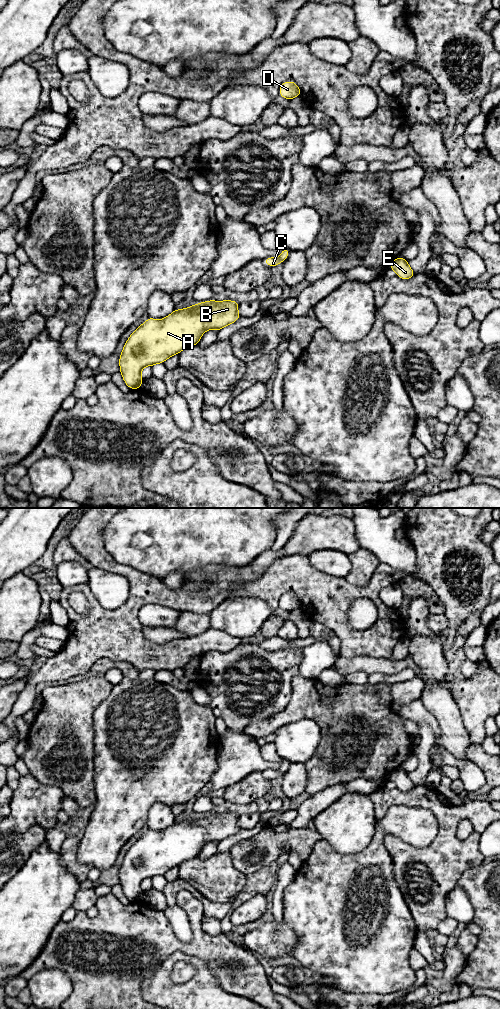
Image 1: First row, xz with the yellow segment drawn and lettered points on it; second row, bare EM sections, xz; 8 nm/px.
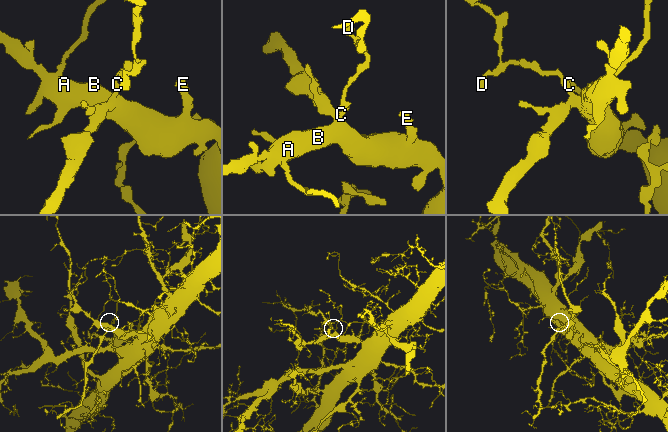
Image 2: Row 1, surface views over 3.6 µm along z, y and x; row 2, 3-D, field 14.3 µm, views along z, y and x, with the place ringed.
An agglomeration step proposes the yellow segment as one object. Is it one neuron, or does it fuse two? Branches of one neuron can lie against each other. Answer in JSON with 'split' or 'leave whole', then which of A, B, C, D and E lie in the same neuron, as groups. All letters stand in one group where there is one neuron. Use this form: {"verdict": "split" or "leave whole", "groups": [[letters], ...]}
{"verdict": "leave whole", "groups": [["A", "B", "C", "D", "E"]]}

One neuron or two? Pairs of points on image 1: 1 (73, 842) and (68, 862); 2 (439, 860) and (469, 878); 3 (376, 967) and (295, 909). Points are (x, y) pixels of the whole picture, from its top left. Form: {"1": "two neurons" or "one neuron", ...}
{"1": "one neuron", "2": "two neurons", "3": "one neuron"}

